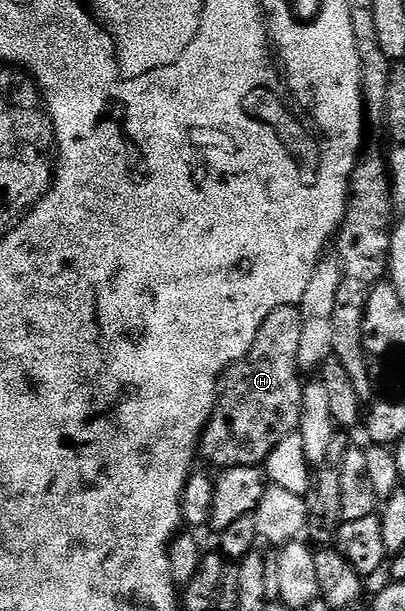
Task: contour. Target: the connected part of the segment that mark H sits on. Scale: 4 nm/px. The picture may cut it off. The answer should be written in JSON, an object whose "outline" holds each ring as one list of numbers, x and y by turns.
{"outline":[[284,305,275,311,271,311,271,315,267,315,267,319,263,323,263,327,259,327,259,335,255,335,255,344,251,347,251,351,242,361,237,362,232,369,225,370,220,382,219,392,217,394,217,404,213,407,213,414,209,416,209,422,205,424,205,431,201,434,199,442,199,453,202,458,206,457,213,465,218,465,218,470,224,471,235,467,236,465,255,465,260,466,269,456,271,451,275,451,275,447,279,447,279,443,283,439,287,439,287,435,297,432,297,424,301,418,301,390,303,388,302,370,299,368,297,360,299,359,299,342,303,339,303,319,301,318,300,308,296,305]]}

